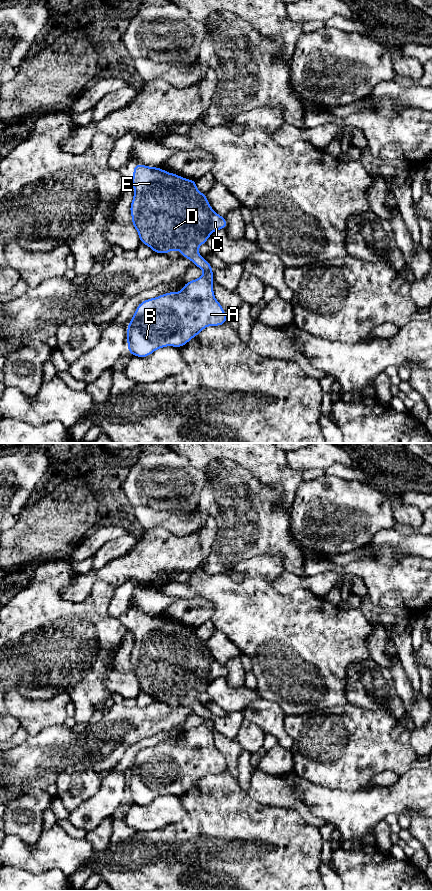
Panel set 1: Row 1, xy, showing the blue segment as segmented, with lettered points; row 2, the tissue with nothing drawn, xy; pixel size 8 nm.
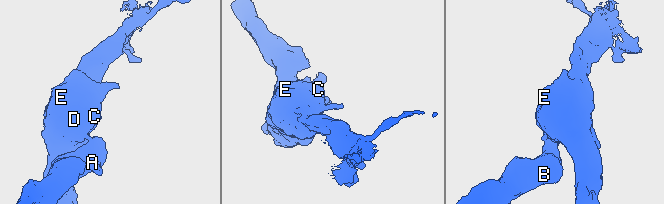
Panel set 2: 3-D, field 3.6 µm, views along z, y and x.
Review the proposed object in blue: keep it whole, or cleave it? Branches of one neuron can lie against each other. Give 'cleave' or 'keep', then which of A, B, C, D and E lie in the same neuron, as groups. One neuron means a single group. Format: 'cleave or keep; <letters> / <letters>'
cleave; A B / C D E

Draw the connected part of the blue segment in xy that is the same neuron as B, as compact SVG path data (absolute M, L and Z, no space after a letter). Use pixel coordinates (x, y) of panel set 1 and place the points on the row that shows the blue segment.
M212 270L205 271L200 278L184 283L183 290L180 292L167 292L158 297L142 301L136 307L135 314L127 327L127 344L130 355L143 358L166 346L181 348L196 337L205 327L225 324L227 316L222 305L215 299L213 281Z

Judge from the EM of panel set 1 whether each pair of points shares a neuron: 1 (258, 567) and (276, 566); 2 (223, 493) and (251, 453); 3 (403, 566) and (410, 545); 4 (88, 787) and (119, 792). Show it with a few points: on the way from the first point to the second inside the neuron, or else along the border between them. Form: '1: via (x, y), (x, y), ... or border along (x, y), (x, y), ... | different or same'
1: via (262, 567), (272, 566) | same
2: border along (219, 460), (230, 459), (237, 462), (260, 481) | different
3: border along (385, 545), (399, 557), (421, 558) | different
4: border along (103, 776), (99, 789), (80, 804) | different

